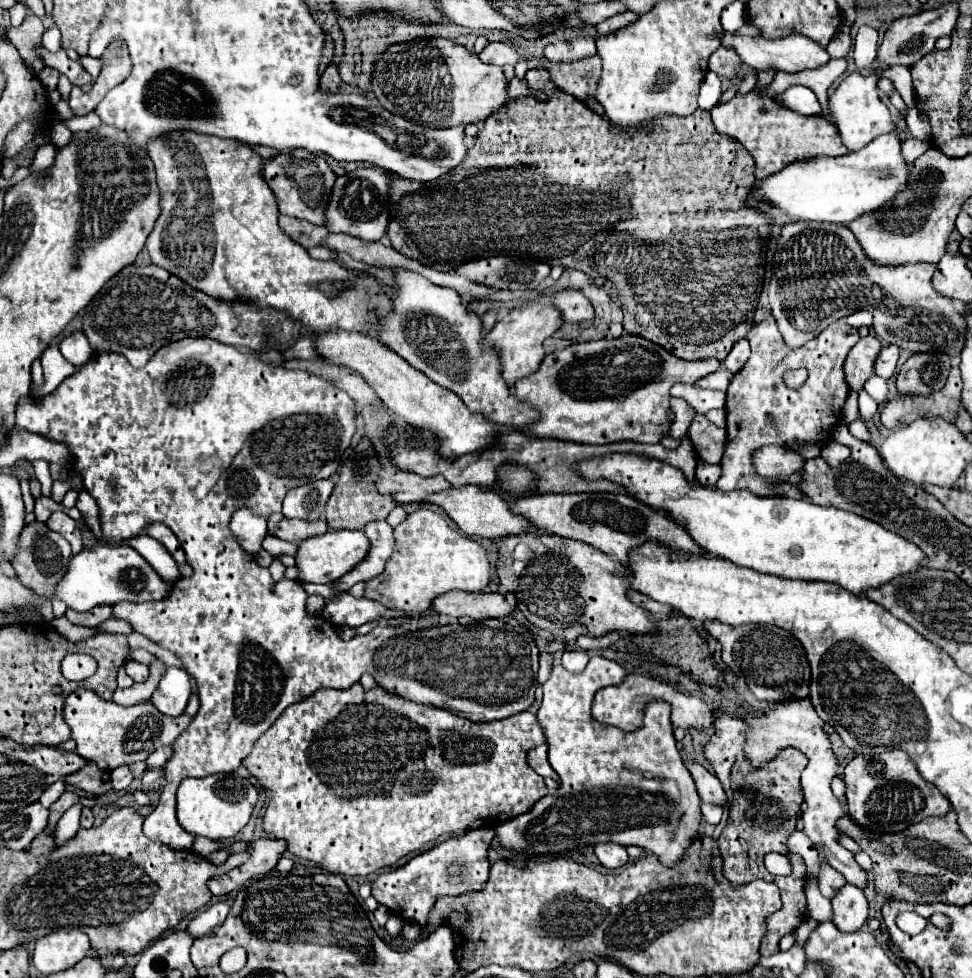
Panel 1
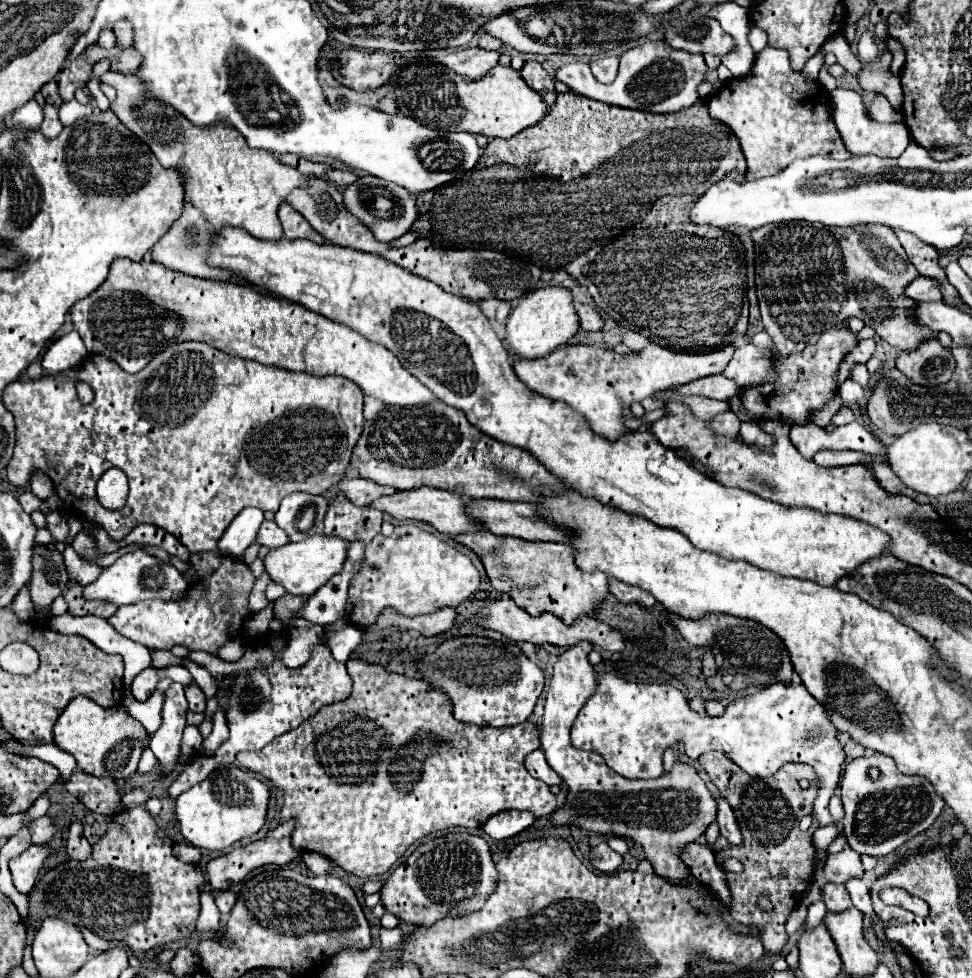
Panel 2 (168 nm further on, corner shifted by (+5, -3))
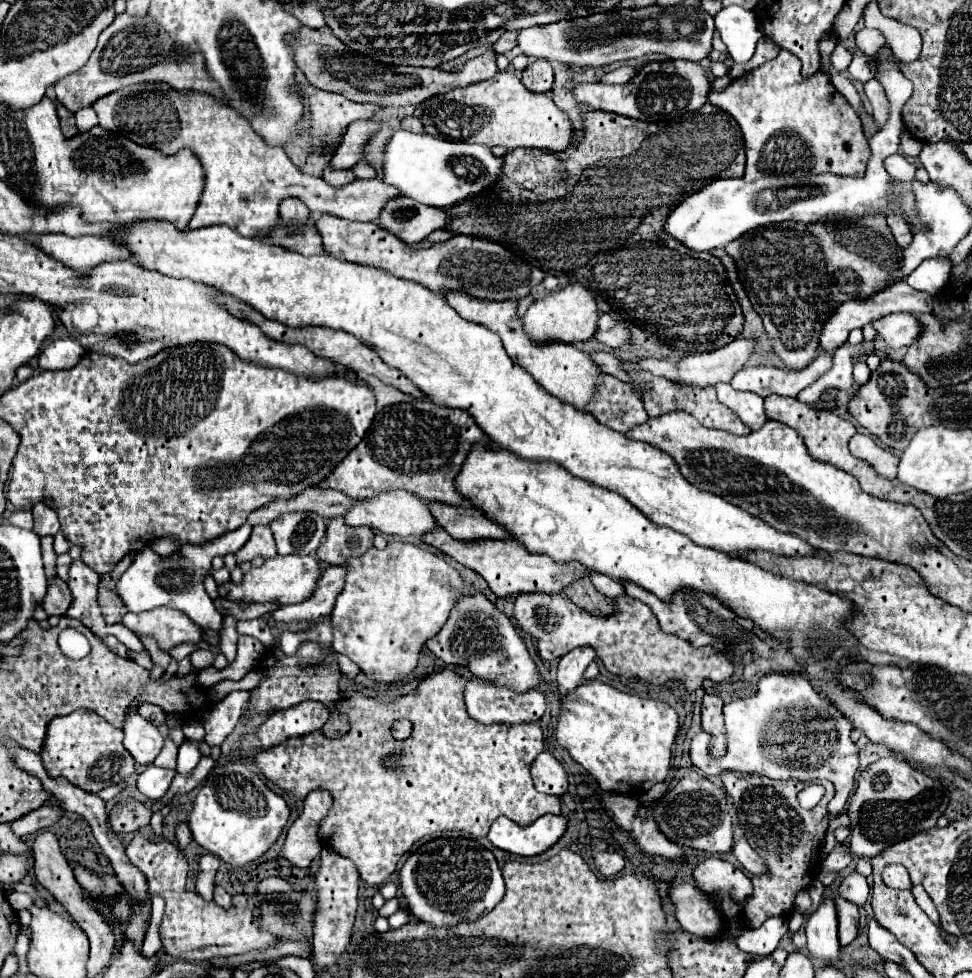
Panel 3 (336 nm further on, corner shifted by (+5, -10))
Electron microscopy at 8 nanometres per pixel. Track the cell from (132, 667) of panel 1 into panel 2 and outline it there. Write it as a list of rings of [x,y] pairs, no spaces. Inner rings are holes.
[[[154,667],[144,669],[134,681],[132,681],[132,695],[136,701],[146,701],[152,691],[156,689],[156,683],[160,681],[160,671]]]

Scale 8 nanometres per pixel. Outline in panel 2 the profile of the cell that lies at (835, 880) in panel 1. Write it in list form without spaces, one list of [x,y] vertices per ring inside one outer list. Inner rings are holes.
[[[834,883],[824,885],[824,901],[826,901],[828,911],[832,911],[832,913],[840,913],[840,911],[846,911],[852,907],[846,887],[840,887]]]

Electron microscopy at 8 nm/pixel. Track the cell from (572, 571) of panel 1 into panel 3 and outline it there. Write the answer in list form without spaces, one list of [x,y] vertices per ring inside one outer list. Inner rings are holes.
[[[436,528],[432,530],[432,534],[424,534],[422,538],[426,544],[436,546],[438,550],[442,550],[444,554],[452,556],[454,560],[458,560],[460,564],[476,570],[490,586],[490,590],[496,596],[516,596],[516,594],[564,594],[566,586],[590,576],[590,572],[580,566],[578,562],[570,562],[570,564],[558,564],[552,558],[548,558],[546,554],[532,554],[526,550],[524,544],[516,542],[516,540],[456,540],[452,538],[446,530]]]

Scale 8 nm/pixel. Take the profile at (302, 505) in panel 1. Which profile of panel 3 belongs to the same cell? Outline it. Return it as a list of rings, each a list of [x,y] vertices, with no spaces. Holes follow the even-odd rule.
[[[288,512],[270,524],[278,554],[316,554],[316,548],[324,536],[326,522],[320,514],[312,512]]]

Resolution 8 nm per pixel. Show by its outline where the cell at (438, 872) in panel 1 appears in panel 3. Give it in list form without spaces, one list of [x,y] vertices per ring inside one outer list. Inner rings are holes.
[[[438,838],[420,846],[400,870],[400,898],[416,920],[432,926],[456,926],[490,912],[504,896],[496,858],[472,838]]]

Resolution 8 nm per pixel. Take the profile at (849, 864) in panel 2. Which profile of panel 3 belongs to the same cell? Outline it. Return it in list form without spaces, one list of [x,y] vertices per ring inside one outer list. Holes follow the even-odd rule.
[[[856,870],[846,874],[838,886],[838,894],[858,906],[862,906],[868,900],[868,892],[870,892],[870,886],[868,886],[866,878],[862,874],[858,874]]]

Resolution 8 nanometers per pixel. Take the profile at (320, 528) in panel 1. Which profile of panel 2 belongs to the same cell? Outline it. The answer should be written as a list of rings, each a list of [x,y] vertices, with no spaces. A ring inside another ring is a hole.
[[[264,521],[258,529],[258,535],[254,539],[256,545],[264,545],[268,549],[276,549],[288,543],[288,537],[284,535],[284,531],[274,523],[274,521]]]

